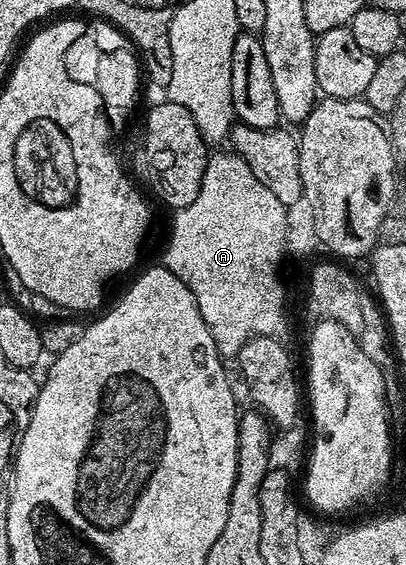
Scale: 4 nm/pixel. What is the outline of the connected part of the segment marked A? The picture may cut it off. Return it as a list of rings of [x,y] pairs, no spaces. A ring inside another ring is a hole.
[[[226,150],[226,152],[216,152],[209,155],[207,168],[203,172],[202,186],[199,187],[199,192],[194,202],[190,206],[177,209],[174,213],[174,220],[170,228],[170,236],[164,250],[163,267],[168,268],[175,276],[184,282],[187,288],[194,294],[195,301],[198,302],[199,310],[202,313],[203,321],[210,329],[210,336],[214,338],[215,346],[219,350],[223,359],[235,359],[247,340],[256,336],[274,337],[276,339],[285,339],[286,334],[286,292],[280,280],[279,272],[282,270],[282,265],[278,262],[280,256],[280,248],[282,248],[282,228],[284,228],[284,216],[286,207],[281,204],[280,200],[272,194],[272,191],[265,188],[260,182],[260,179],[254,175],[250,166],[237,153]]]

